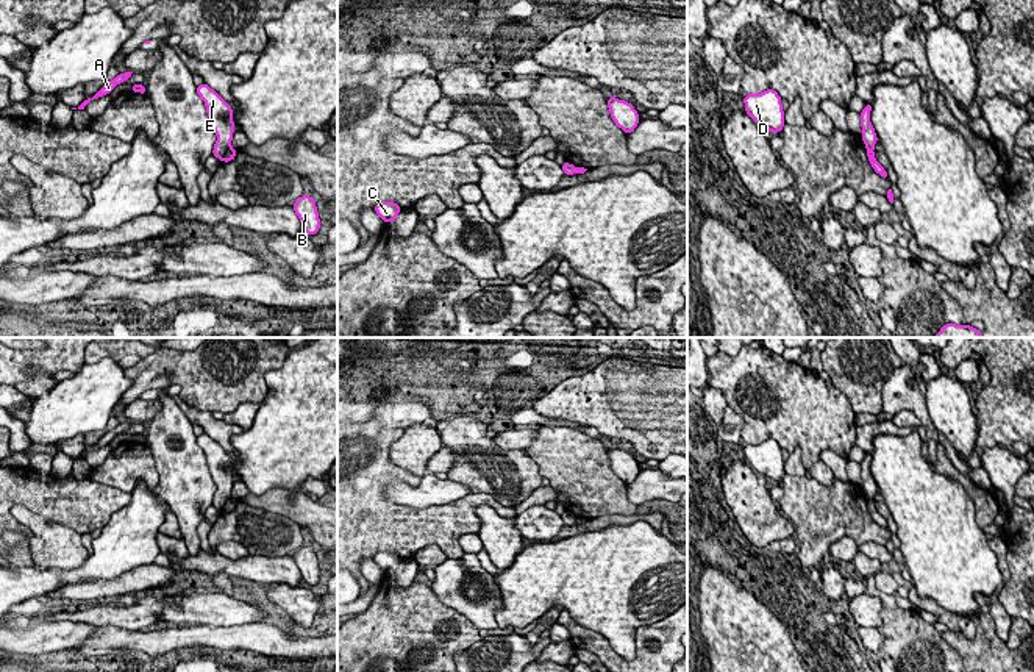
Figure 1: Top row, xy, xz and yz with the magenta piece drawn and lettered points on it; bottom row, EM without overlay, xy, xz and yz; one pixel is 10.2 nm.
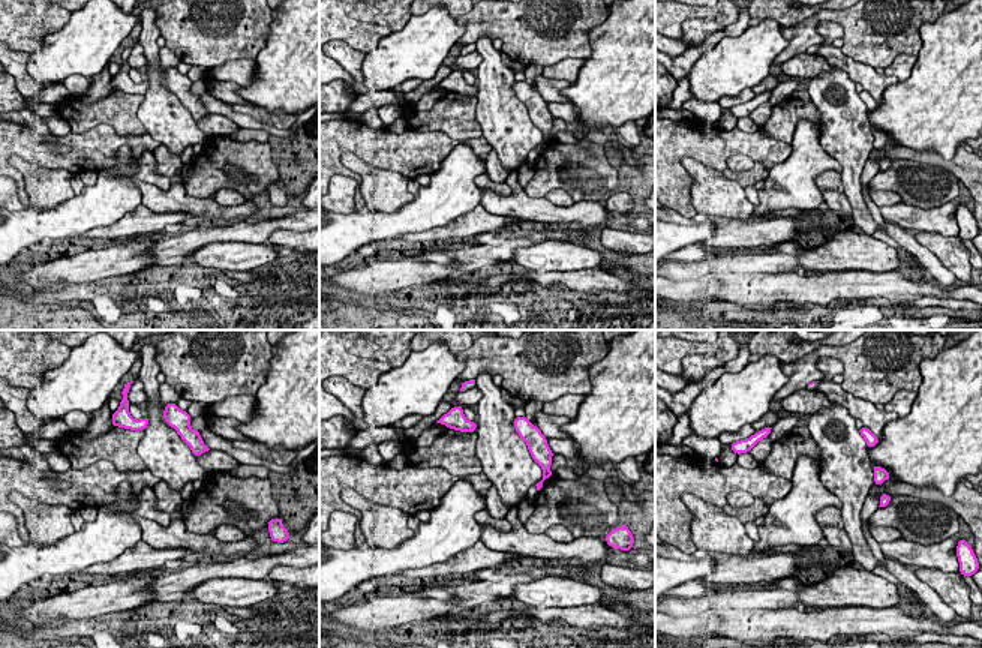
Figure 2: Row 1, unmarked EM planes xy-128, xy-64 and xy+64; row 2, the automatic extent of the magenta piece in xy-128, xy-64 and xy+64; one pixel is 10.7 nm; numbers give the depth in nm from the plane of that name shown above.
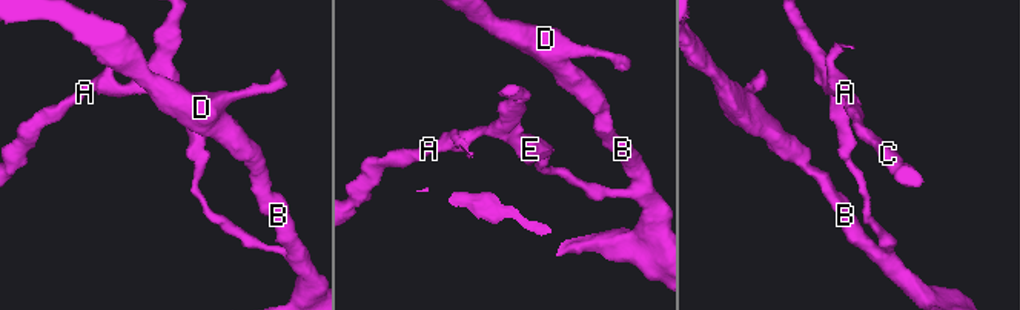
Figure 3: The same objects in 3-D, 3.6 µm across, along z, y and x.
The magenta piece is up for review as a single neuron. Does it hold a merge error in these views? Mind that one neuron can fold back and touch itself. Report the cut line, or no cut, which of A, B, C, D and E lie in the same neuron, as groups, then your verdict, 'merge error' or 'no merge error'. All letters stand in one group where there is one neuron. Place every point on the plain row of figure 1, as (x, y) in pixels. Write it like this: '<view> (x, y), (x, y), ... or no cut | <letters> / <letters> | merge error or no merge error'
xy (230, 496), (221, 510) | A C E / B D | merge error

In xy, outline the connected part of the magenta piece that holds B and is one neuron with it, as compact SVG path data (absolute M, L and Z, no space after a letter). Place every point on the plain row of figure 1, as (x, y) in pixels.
M301 545L292 558L300 569L303 580L309 586L316 586L320 580L320 567L312 545Z

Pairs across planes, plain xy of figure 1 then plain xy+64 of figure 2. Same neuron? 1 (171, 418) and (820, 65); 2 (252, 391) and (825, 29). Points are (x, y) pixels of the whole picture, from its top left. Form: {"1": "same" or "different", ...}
{"1": "different", "2": "different"}

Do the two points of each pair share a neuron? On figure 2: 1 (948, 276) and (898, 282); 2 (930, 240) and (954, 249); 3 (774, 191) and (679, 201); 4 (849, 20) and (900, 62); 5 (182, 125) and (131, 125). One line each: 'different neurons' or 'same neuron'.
1: different neurons
2: same neuron
3: different neurons
4: different neurons
5: different neurons

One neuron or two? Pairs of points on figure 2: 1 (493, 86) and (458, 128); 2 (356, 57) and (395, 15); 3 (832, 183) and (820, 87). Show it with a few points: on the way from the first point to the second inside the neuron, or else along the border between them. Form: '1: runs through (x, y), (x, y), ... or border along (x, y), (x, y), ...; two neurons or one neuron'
1: border along (474, 96), (476, 119), (483, 135); two neurons
2: border along (335, 39), (345, 41), (363, 54); two neurons
3: border along (840, 174), (844, 191); two neurons

